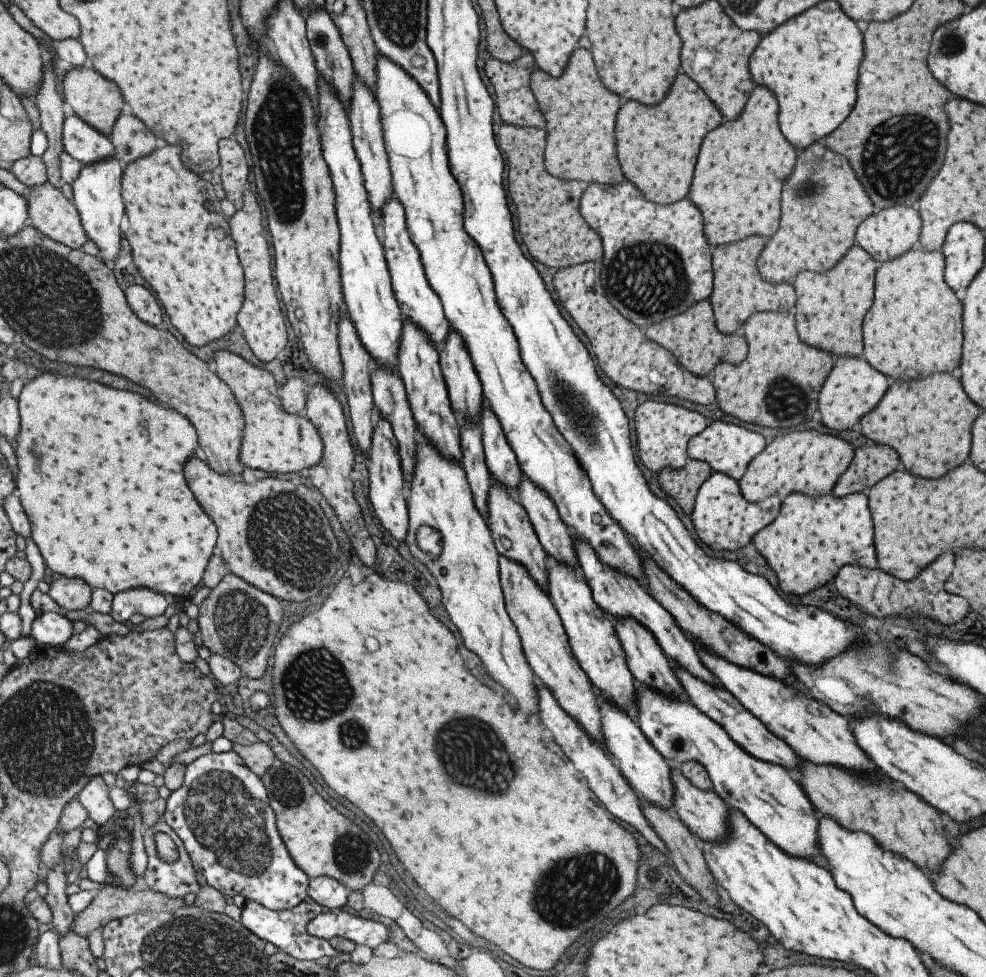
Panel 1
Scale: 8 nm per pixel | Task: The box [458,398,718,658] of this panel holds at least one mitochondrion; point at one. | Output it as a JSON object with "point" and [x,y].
{"point":[608,544]}

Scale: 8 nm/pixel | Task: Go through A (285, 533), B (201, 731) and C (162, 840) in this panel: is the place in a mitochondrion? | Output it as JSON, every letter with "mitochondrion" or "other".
{"A":"mitochondrion","B":"other","C":"mitochondrion"}

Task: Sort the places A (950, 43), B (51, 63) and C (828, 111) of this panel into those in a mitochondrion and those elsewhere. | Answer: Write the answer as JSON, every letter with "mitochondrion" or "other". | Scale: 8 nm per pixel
{"A":"mitochondrion","B":"other","C":"other"}

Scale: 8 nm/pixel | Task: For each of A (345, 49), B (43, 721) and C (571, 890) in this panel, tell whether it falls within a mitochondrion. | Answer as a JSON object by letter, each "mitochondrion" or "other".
{"A":"other","B":"mitochondrion","C":"mitochondrion"}

